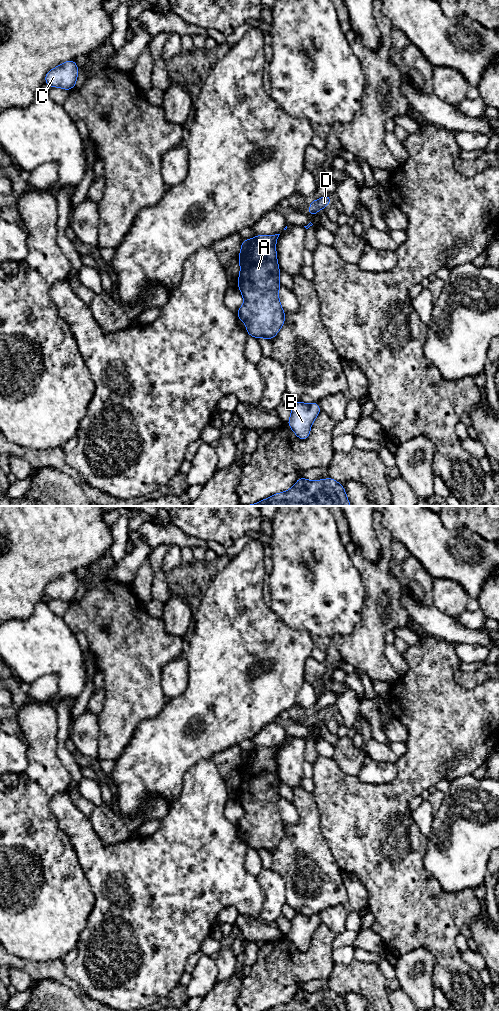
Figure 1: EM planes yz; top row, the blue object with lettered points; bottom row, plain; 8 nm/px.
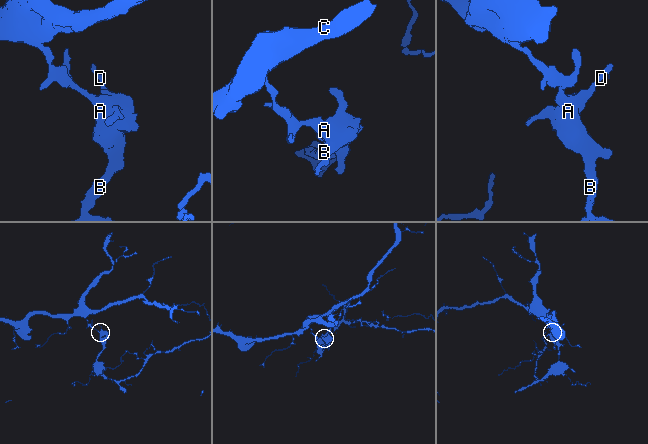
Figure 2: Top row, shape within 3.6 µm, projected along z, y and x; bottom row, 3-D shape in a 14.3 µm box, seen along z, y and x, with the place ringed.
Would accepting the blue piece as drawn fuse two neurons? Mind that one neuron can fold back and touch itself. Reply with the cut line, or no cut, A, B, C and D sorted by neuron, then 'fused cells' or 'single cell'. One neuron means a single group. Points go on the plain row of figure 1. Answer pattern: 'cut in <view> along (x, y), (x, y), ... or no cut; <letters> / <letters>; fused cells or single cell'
cut in yz along (255, 751), (255, 758), (253, 760), (240, 764); A B D / C; fused cells

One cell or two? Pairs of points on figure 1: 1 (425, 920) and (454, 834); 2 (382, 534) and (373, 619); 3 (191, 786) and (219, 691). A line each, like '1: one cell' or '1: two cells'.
1: two cells
2: one cell
3: two cells

